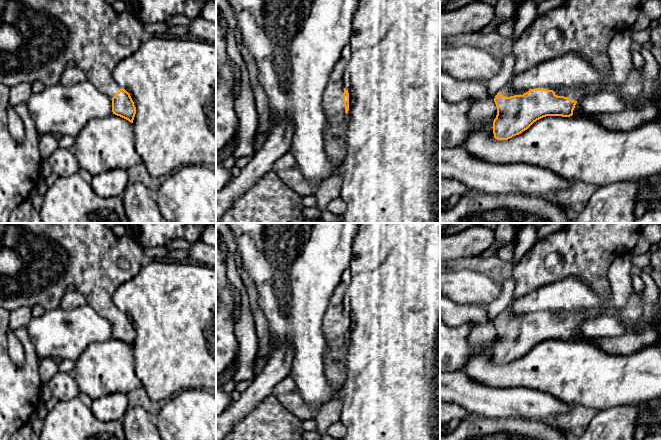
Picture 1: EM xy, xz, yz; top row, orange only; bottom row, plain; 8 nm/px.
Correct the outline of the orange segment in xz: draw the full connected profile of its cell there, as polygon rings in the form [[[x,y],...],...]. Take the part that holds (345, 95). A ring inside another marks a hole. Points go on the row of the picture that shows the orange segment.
[[[340,59],[334,66],[322,101],[328,122],[325,132],[326,153],[336,168],[343,165],[346,156],[346,114],[349,110],[349,93],[343,80],[346,65],[347,61]]]

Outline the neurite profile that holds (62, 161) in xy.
[[[58,147],[47,162],[58,177],[71,176],[81,169],[71,149]]]

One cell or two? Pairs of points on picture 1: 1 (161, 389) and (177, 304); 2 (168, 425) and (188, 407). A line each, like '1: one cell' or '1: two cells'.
1: one cell
2: one cell

